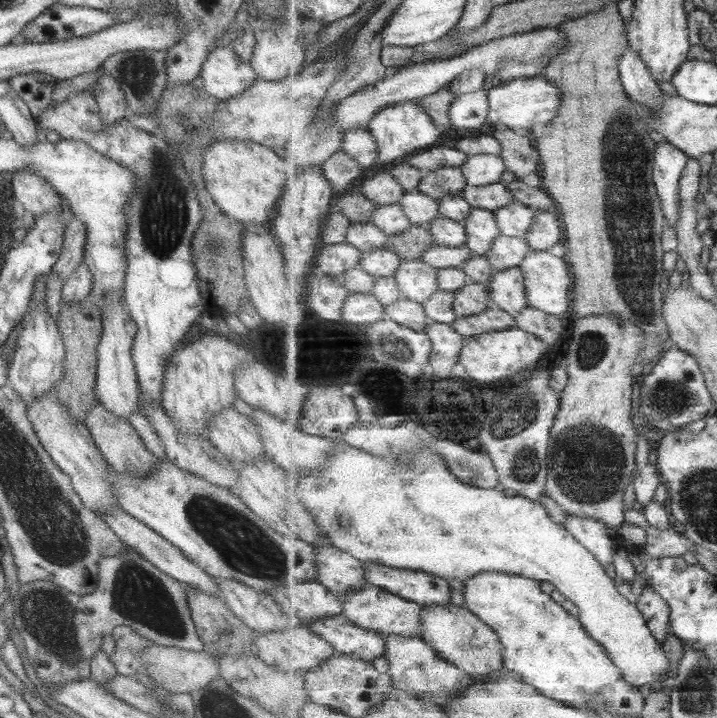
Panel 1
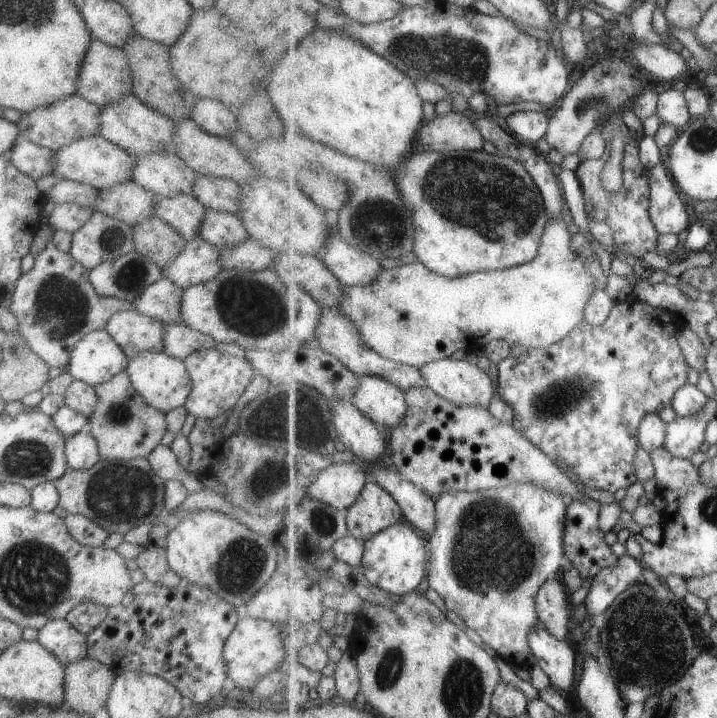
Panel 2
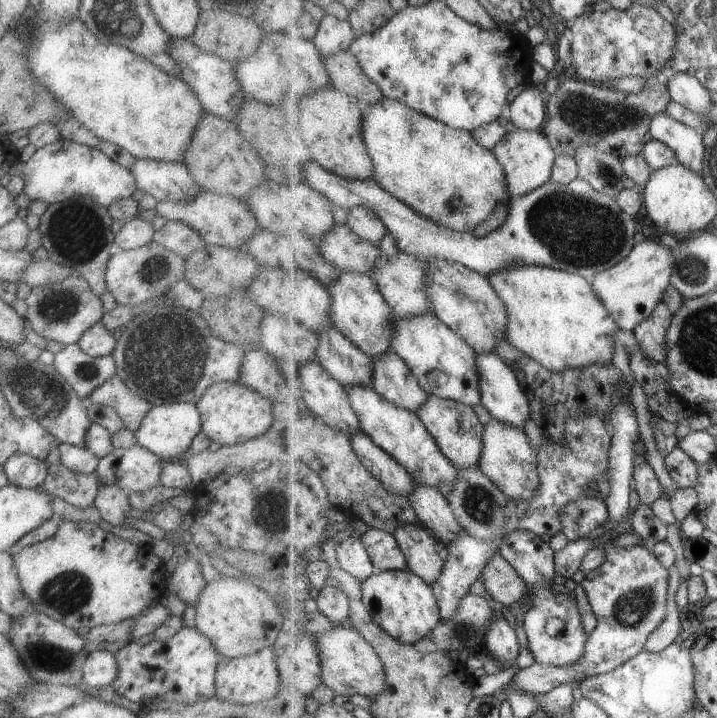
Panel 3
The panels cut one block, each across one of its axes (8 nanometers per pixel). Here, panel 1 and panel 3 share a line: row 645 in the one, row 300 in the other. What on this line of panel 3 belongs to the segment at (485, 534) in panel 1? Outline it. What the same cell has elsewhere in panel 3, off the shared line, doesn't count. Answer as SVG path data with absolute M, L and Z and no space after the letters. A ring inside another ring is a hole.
M644 240L635 245L633 252L625 260L605 272L599 272L592 282L593 290L603 300L617 326L634 331L636 326L654 313L659 302L663 301L663 294L671 288L675 262L677 260L669 246Z

